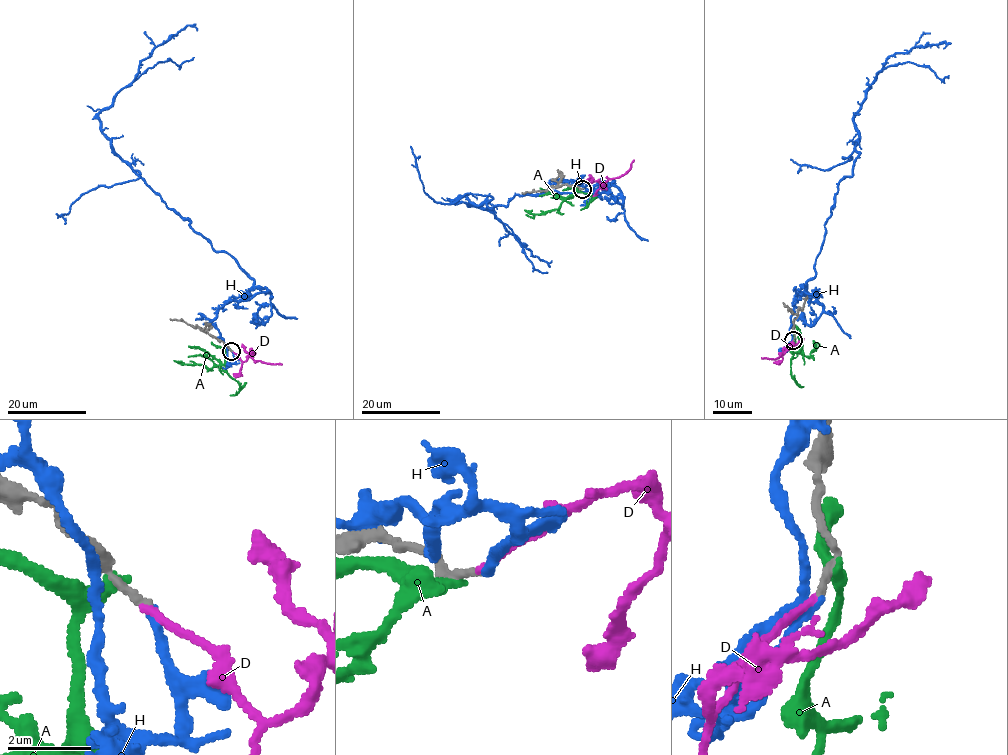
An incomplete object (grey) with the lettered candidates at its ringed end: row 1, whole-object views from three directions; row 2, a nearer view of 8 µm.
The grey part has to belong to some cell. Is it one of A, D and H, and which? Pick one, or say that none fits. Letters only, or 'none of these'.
D

